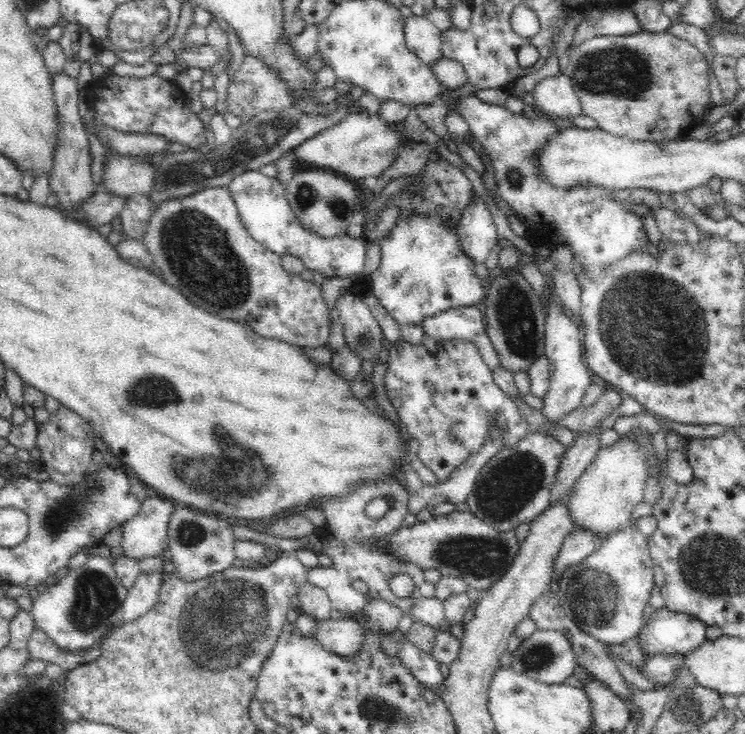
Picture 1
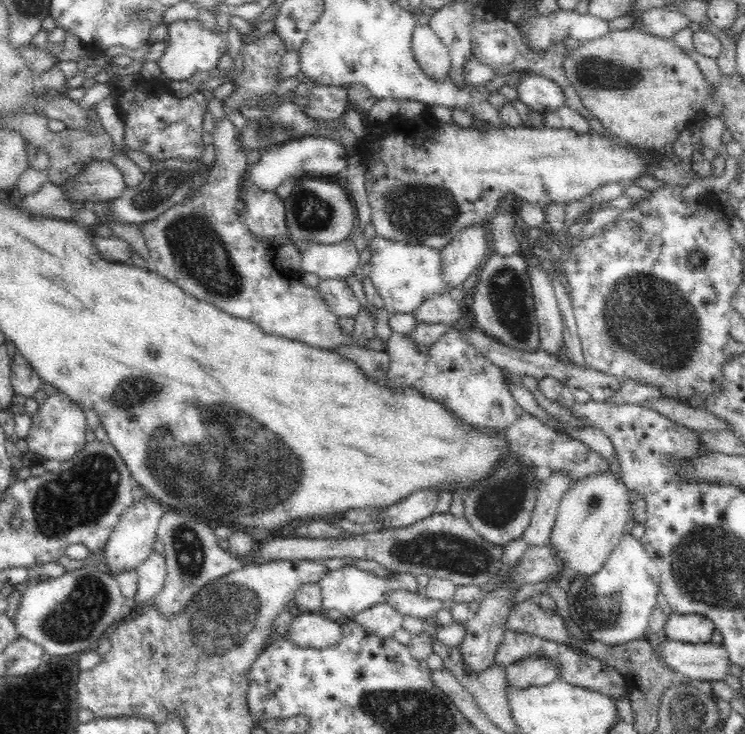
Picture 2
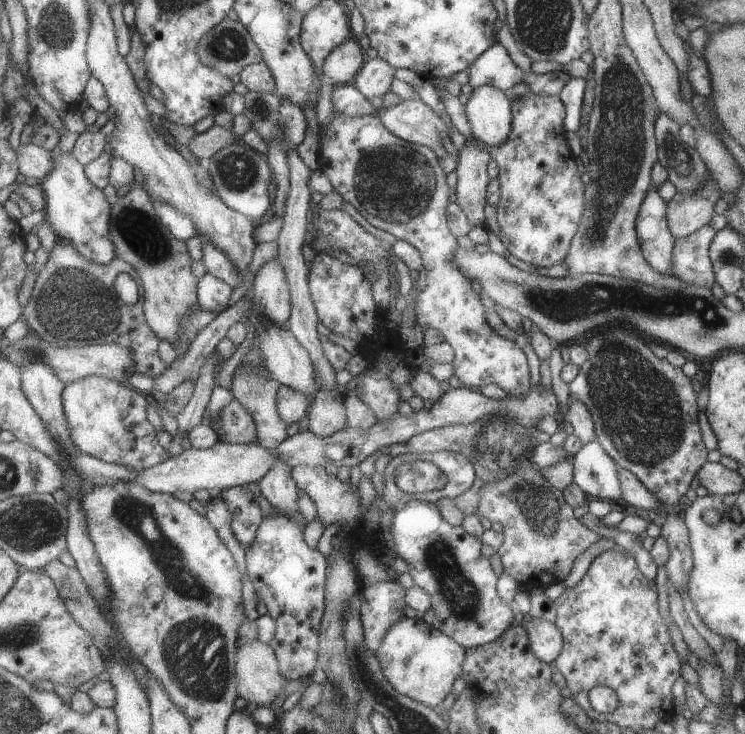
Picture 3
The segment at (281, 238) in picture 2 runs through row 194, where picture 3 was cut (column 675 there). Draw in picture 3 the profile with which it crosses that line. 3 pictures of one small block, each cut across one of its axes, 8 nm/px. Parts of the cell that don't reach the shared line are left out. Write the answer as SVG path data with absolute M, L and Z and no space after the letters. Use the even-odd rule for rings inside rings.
M708 223L691 235L675 239L671 270L676 278L688 285L712 289L716 282L708 248L715 234Z

